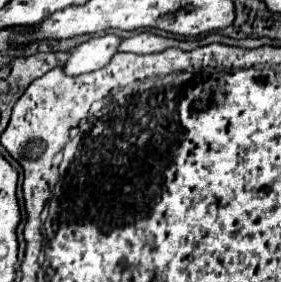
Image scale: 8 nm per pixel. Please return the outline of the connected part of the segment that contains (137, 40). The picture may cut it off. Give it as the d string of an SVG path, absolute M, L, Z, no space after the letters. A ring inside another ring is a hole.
M139 32L127 40L121 42L119 52L135 52L135 54L153 54L153 52L163 52L167 48L179 48L179 50L193 50L197 46L205 46L211 42L221 42L227 44L227 36L221 34L209 34L199 40L177 40L177 38L167 38L151 32Z

